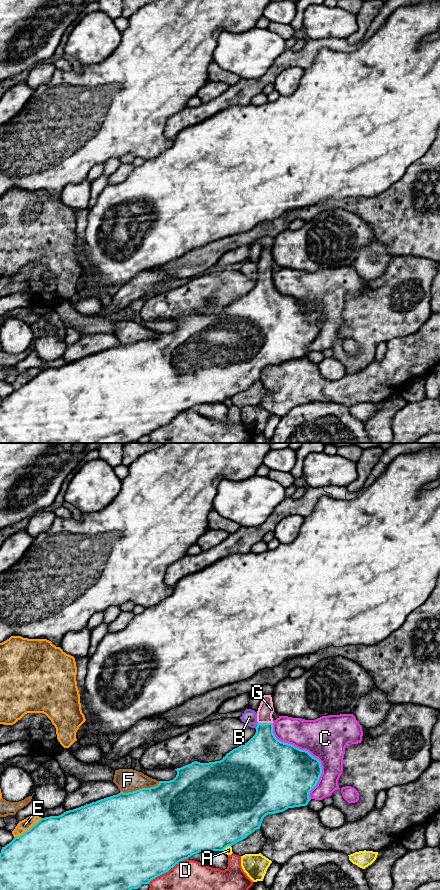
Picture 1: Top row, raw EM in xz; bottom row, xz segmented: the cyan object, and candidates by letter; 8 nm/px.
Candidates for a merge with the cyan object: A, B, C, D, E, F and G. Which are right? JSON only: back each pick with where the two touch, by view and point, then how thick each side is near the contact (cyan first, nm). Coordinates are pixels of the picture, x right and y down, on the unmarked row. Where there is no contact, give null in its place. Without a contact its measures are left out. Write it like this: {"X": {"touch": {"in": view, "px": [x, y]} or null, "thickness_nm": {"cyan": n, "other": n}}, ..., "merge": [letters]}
{"G": {"touch": {"in": "xz", "px": [265, 275]}, "thickness_nm": {"cyan": 320, "other": 130}}, "merge": ["G"]}

